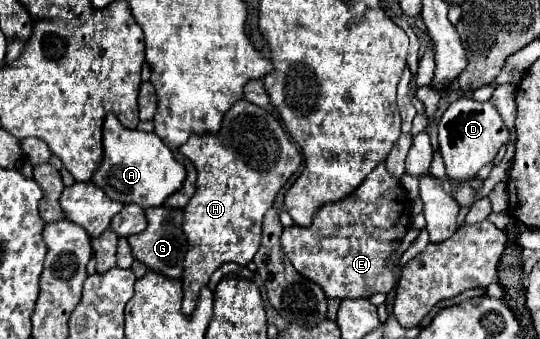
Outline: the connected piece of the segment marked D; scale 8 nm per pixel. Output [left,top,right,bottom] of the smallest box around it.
[438,97,508,183]

